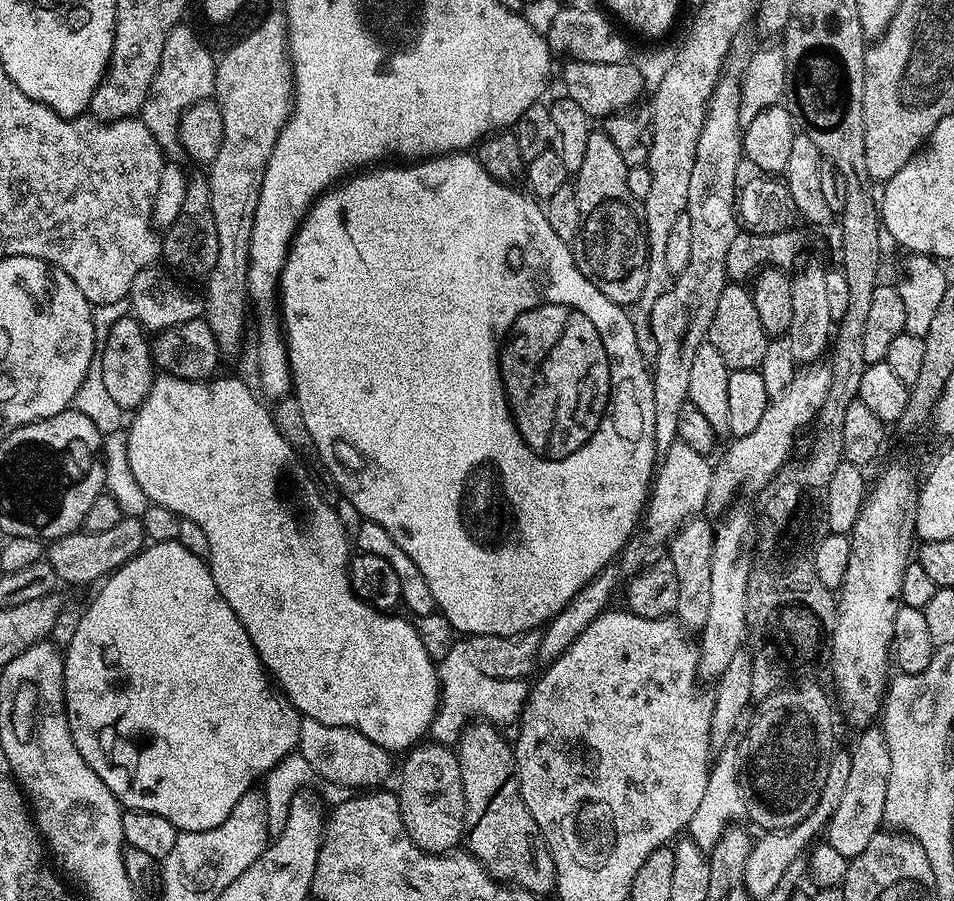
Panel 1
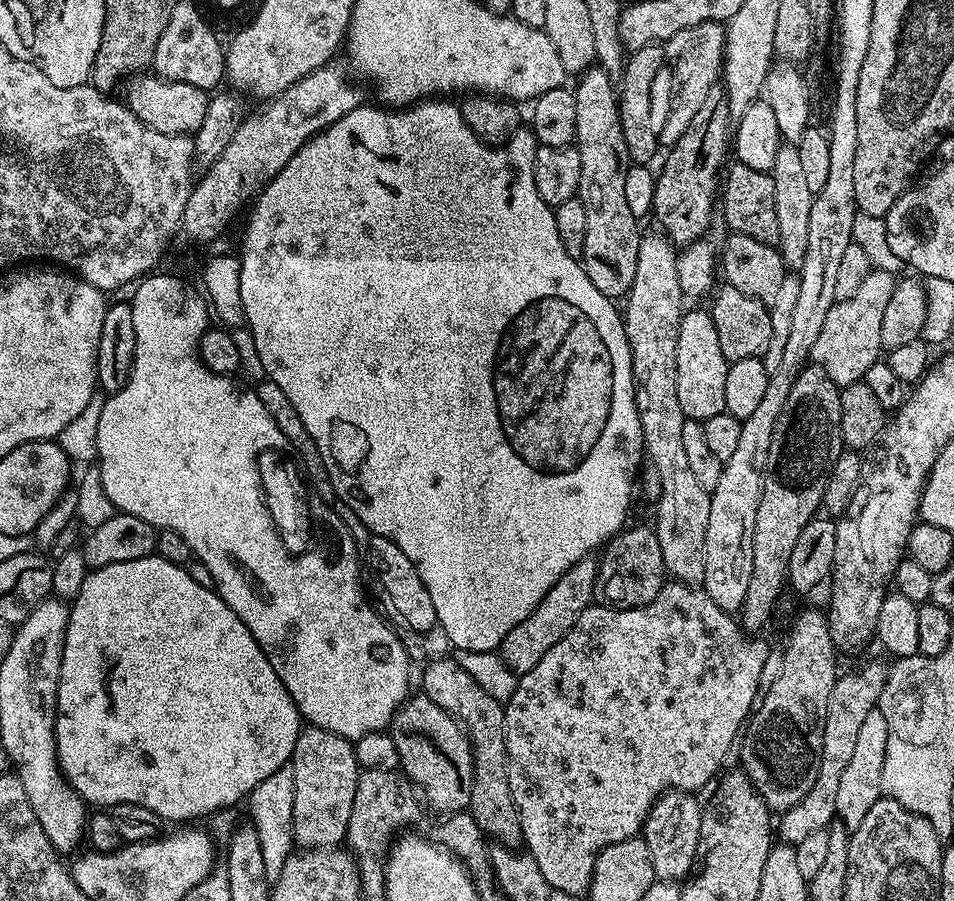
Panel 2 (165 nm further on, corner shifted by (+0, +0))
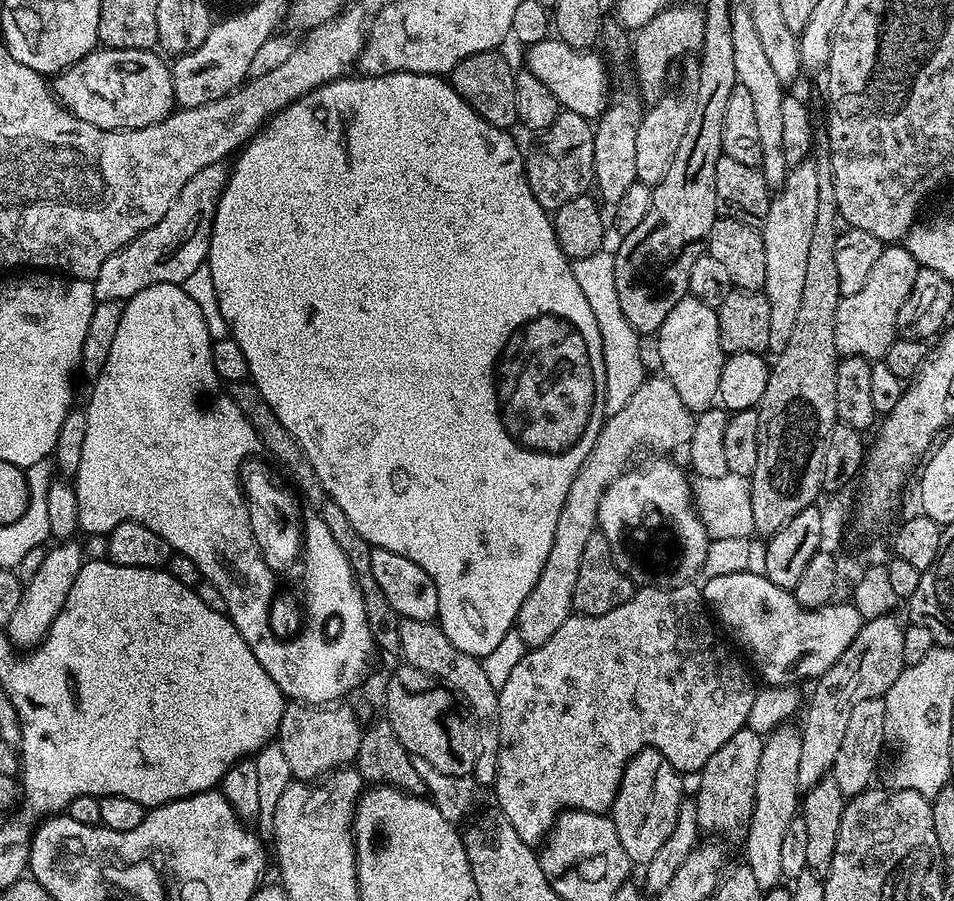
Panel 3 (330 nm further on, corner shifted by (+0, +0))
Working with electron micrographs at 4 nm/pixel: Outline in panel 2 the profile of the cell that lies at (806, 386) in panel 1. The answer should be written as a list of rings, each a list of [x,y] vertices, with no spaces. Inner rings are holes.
[[[873,267],[852,297],[837,300],[830,314],[826,314],[822,334],[818,334],[818,342],[814,342],[811,359],[826,370],[826,374],[837,386],[861,383],[866,370],[870,370],[870,366],[881,359],[882,317],[890,302],[890,294],[894,294],[896,282],[897,277],[891,276],[886,269]]]

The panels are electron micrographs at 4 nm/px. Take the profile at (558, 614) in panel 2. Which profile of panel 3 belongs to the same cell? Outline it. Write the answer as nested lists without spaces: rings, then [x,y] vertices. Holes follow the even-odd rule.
[[[663,374],[649,375],[644,384],[634,390],[634,398],[630,398],[630,402],[622,406],[622,410],[611,413],[605,419],[600,428],[598,442],[578,470],[570,486],[570,494],[566,494],[562,514],[558,514],[550,557],[546,558],[534,590],[527,595],[526,602],[516,615],[514,626],[525,647],[537,648],[544,645],[572,615],[574,585],[578,580],[582,553],[586,542],[597,531],[597,512],[600,499],[604,497],[604,489],[613,480],[623,476],[629,465],[635,461],[632,459],[636,456],[636,448],[645,445],[652,454],[668,454],[671,448],[676,448],[679,444],[680,447],[687,445],[694,434],[695,426],[696,416],[686,406],[686,402],[682,402],[678,390]]]

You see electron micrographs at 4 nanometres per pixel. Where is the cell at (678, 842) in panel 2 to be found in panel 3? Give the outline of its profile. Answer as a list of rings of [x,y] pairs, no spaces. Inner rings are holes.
[[[656,748],[642,749],[626,766],[610,815],[618,840],[634,864],[646,866],[676,829],[680,806],[686,800],[680,780],[681,773]]]

